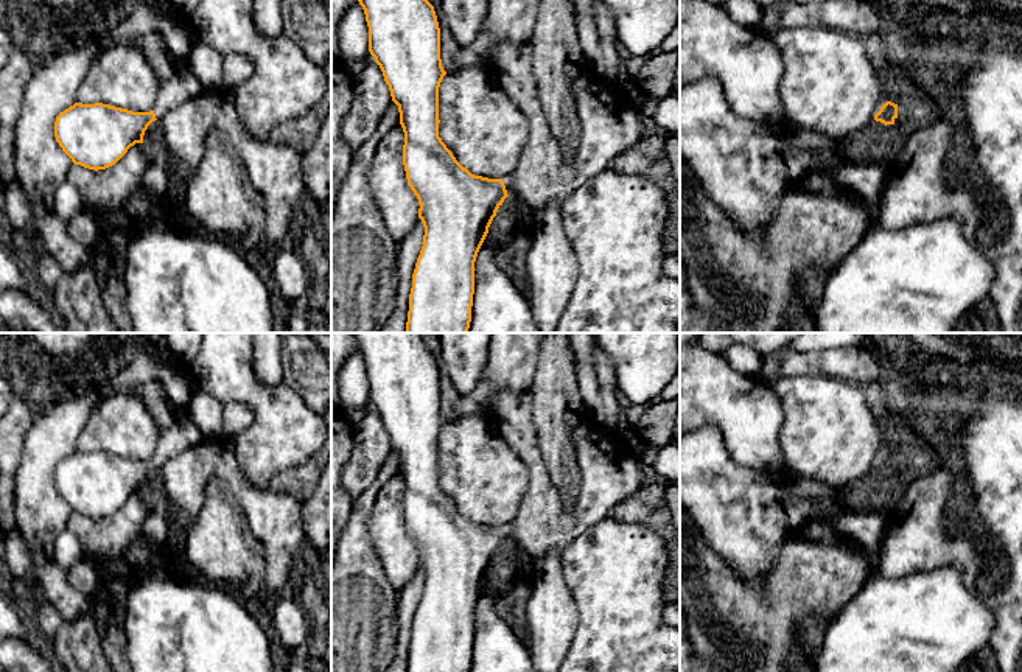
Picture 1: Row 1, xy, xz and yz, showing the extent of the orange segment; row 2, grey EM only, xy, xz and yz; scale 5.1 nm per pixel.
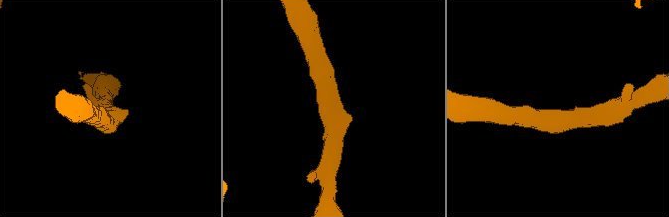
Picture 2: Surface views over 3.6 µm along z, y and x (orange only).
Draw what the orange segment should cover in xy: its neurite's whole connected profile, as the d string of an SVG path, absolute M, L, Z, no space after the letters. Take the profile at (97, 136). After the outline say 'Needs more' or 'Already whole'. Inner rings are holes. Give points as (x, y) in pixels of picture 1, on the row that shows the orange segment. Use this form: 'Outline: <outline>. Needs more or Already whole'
Outline: M180 64L171 78L162 81L152 110L132 112L103 103L75 103L56 117L54 137L75 165L95 171L106 170L131 146L143 143L145 131L152 121L202 90L193 72Z. Needs more

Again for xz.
Outline: M358 0L369 26L369 51L380 65L392 101L398 106L404 132L403 165L408 185L418 199L418 218L425 235L412 274L406 333L467 333L471 322L474 294L474 261L504 199L513 187L512 174L488 179L464 168L439 137L439 87L446 75L440 59L440 28L434 6L428 0Z. Needs more

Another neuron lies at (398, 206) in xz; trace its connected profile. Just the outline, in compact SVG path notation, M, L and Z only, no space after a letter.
M395 124L380 142L369 170L369 188L373 201L383 216L384 226L394 241L400 243L411 235L418 221L418 199L408 185L406 171L403 165L404 132L401 124Z

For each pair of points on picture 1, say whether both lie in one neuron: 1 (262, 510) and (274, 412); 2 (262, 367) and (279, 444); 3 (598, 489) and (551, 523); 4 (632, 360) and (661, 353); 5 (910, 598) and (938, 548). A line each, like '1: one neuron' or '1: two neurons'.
1: two neurons
2: two neurons
3: one neuron
4: one neuron
5: two neurons

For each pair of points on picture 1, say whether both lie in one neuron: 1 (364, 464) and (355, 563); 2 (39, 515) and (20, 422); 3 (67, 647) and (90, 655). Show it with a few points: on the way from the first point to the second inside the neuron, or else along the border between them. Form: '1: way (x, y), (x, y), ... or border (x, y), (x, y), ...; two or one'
1: border (383, 464), (377, 478), (353, 500); two
2: border (34, 417), (28, 428), (24, 453), (16, 472); two
3: way (73, 647), (84, 655); one

